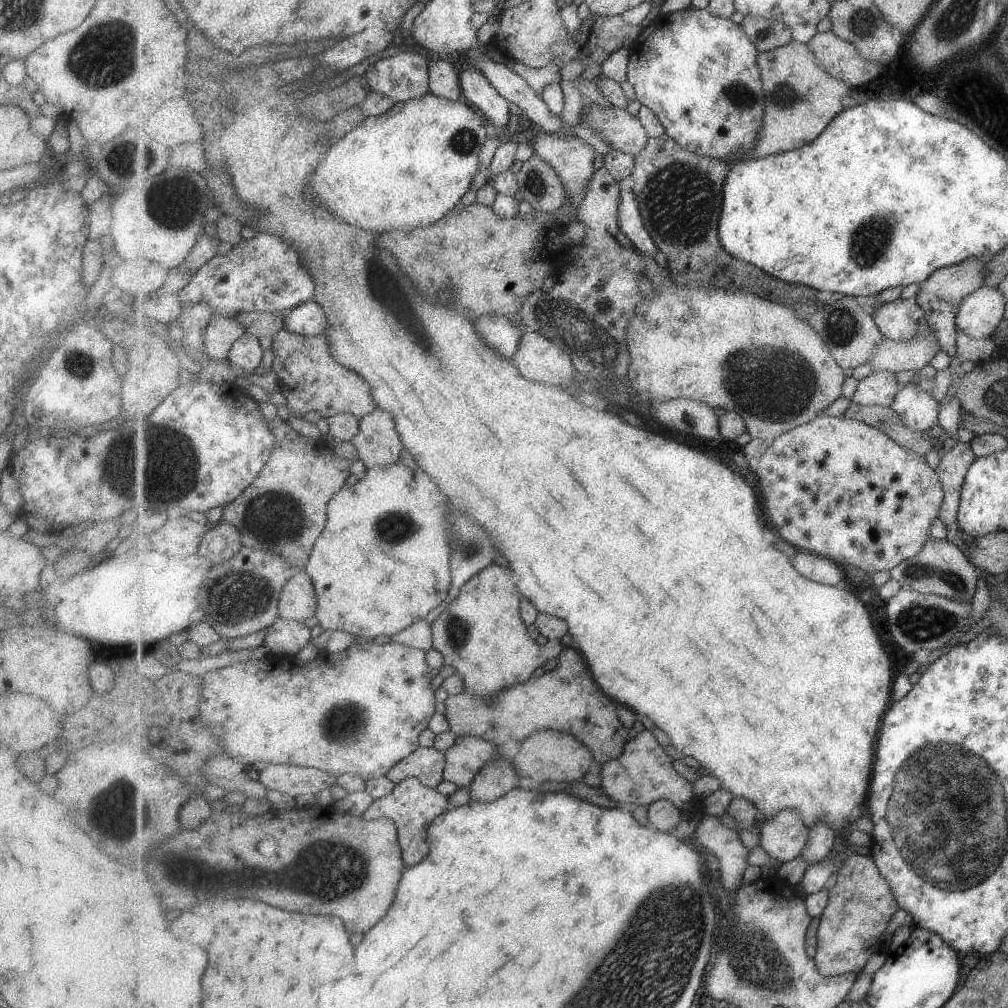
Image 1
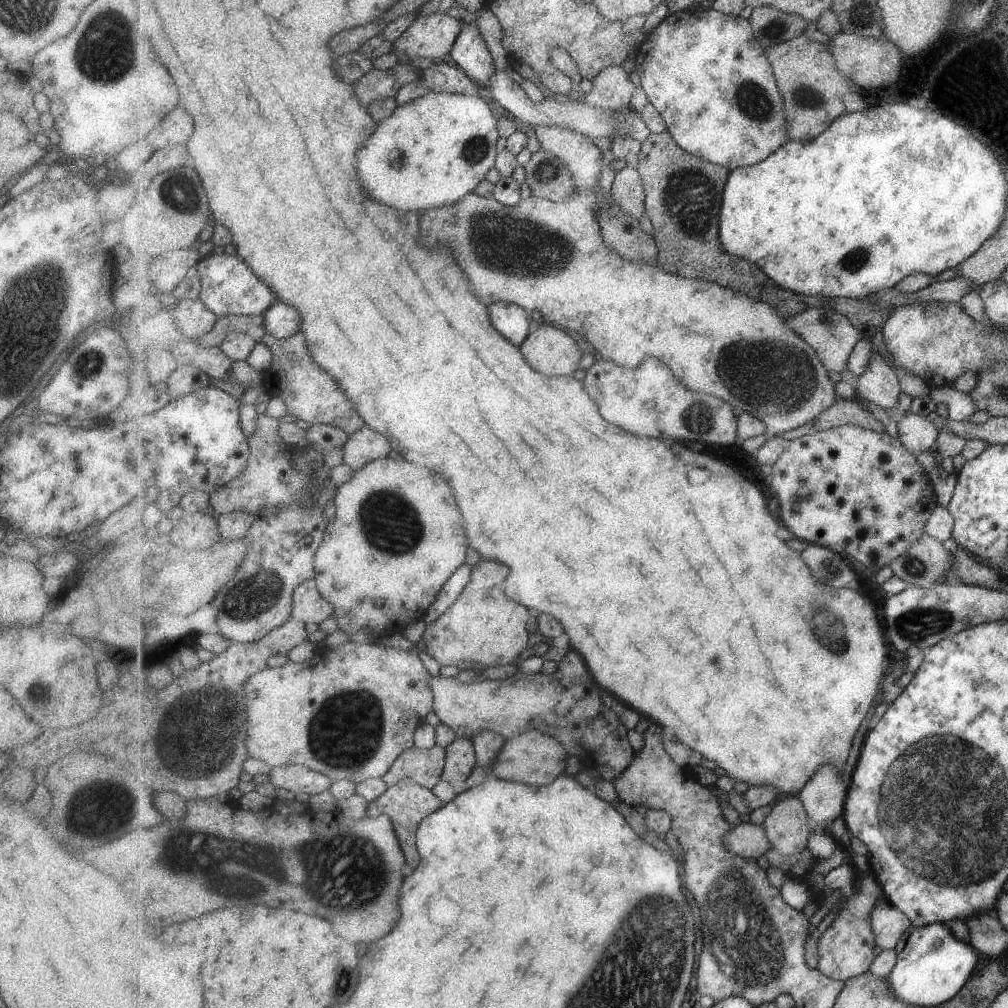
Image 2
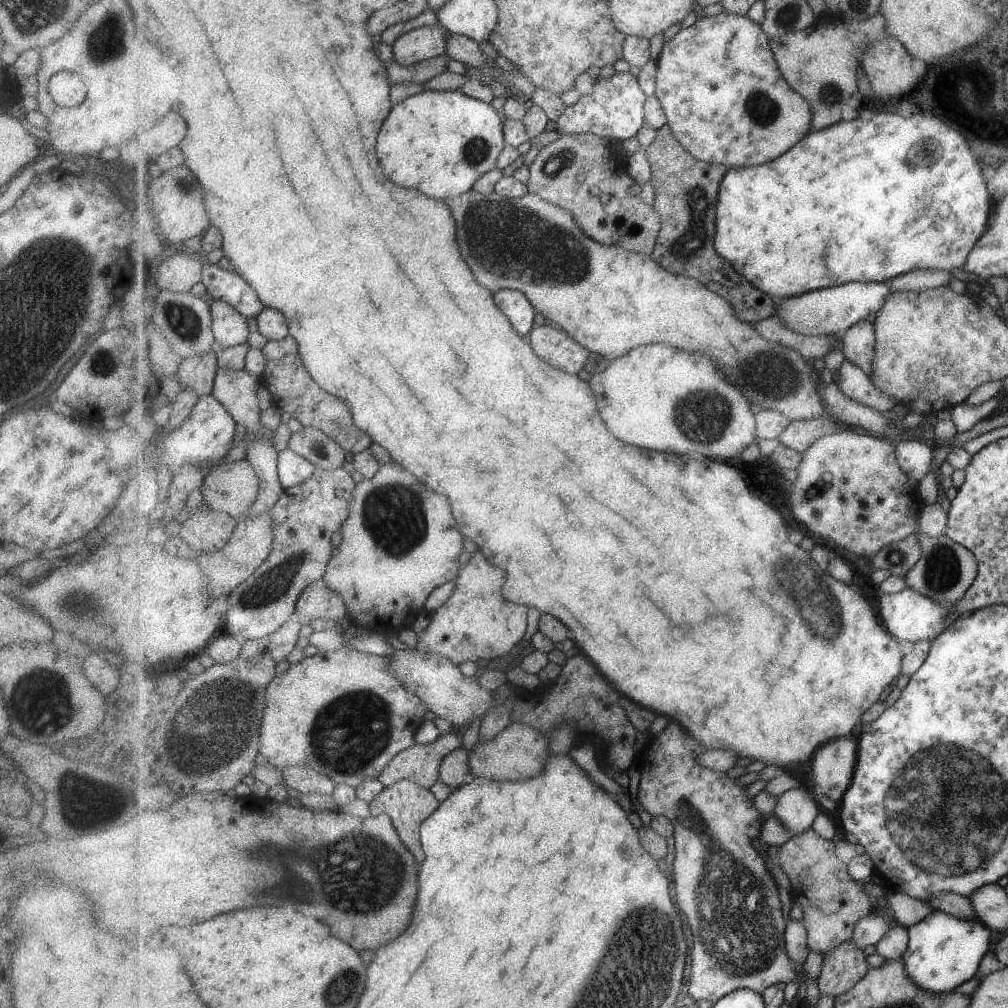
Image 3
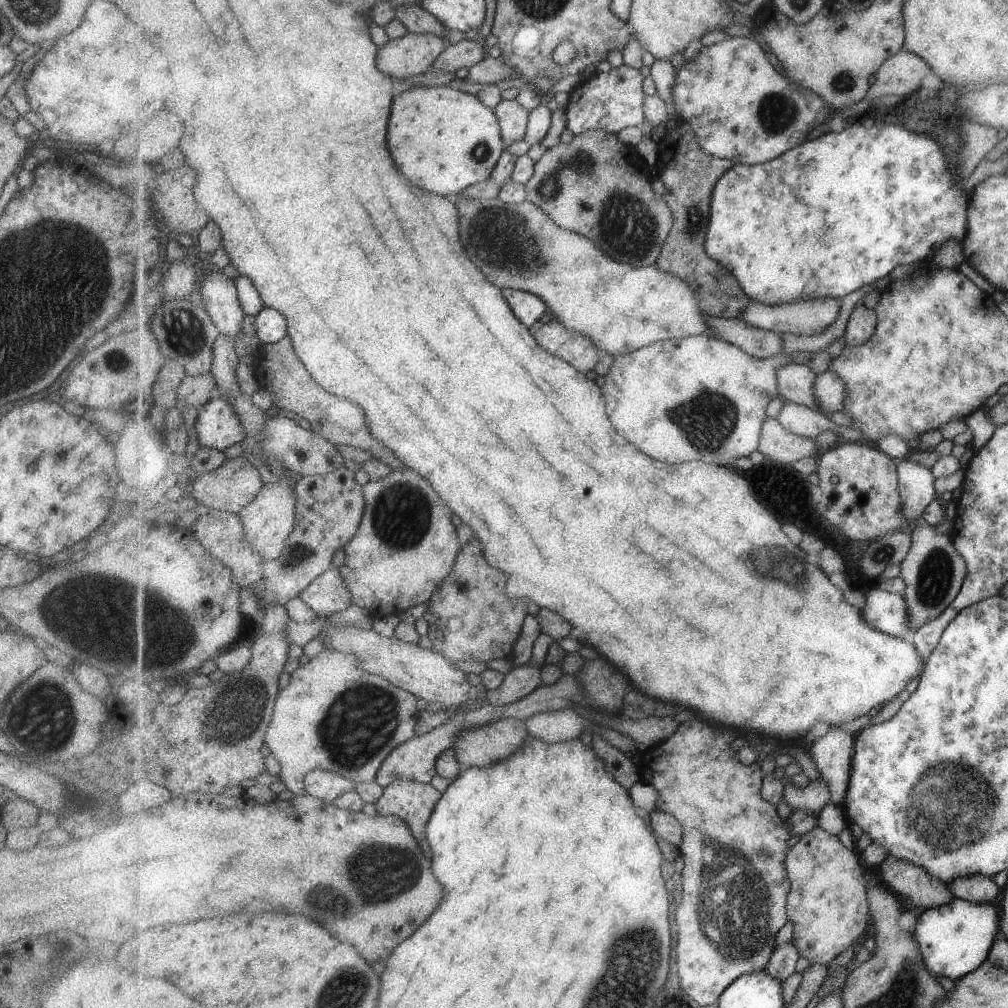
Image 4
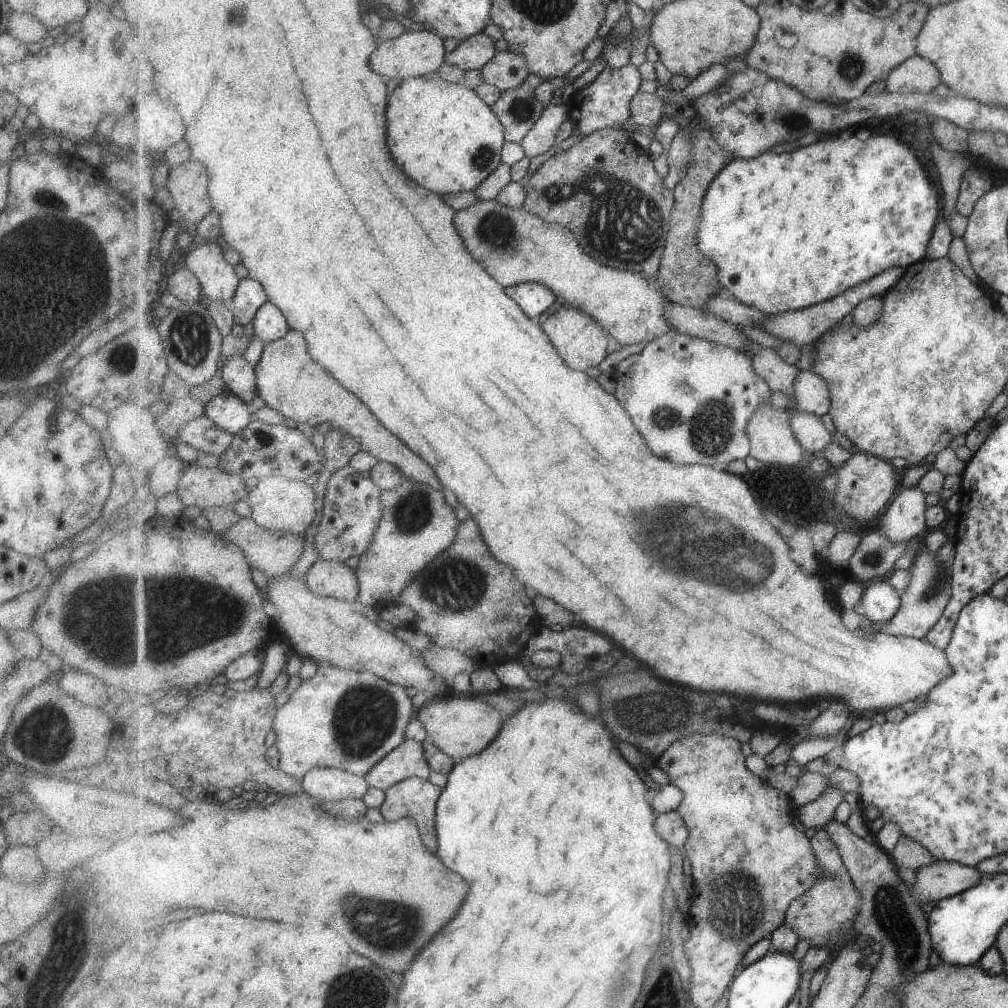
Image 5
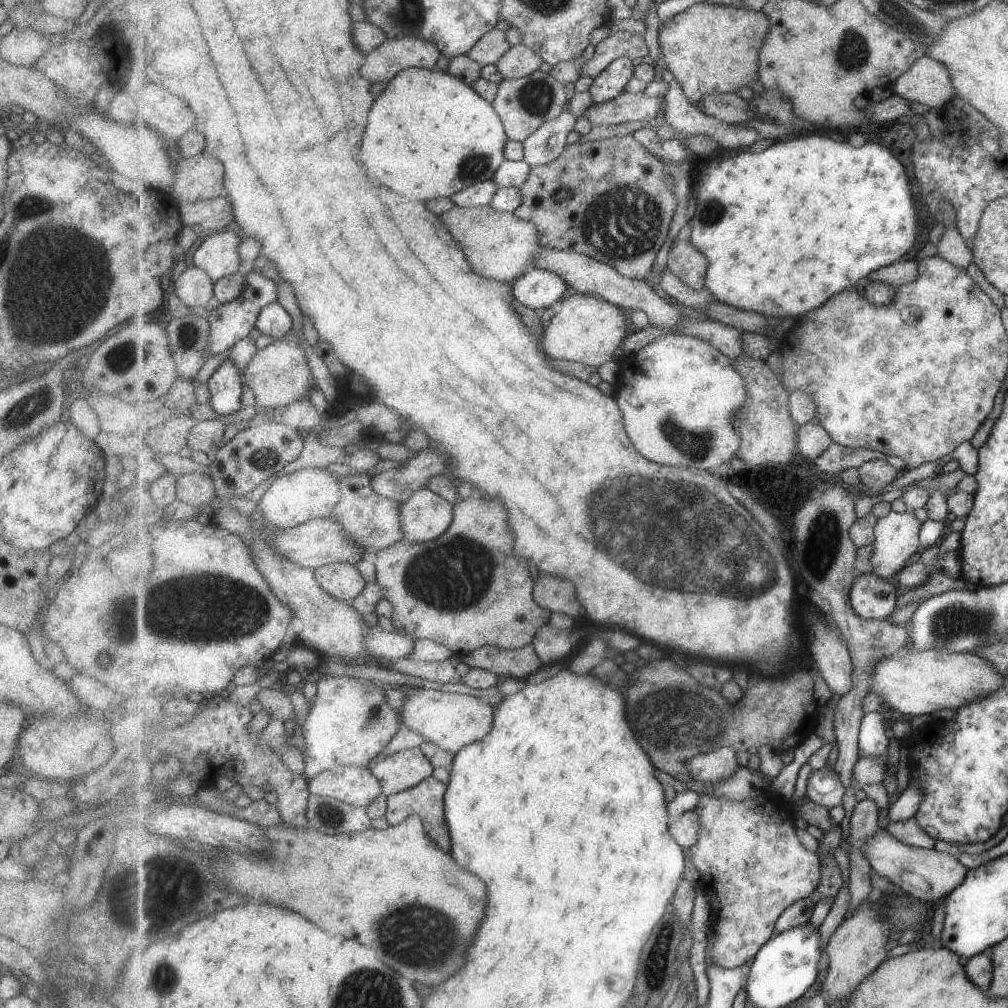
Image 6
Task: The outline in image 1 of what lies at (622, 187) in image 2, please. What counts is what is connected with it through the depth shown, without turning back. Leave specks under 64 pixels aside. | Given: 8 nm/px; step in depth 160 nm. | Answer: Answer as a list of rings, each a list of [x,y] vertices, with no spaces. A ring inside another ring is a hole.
[[[634,190],[620,192],[619,227],[643,255],[654,256],[660,250],[647,230]]]

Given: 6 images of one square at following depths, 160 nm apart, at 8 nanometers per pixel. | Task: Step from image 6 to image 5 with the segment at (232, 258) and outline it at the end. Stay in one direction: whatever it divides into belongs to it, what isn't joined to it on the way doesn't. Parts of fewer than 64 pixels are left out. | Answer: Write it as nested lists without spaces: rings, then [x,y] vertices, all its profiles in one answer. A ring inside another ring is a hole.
[[[221,241],[209,242],[188,252],[185,264],[203,288],[204,301],[232,303],[240,286],[235,266],[225,260],[226,246]]]

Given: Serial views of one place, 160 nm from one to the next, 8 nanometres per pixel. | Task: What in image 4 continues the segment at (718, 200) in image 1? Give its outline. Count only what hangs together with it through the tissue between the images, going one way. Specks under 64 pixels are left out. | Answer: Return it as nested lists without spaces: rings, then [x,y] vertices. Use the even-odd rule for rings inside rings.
[[[680,120],[679,126],[675,126],[673,132],[663,139],[662,157],[658,170],[660,180],[664,182],[667,192],[664,199],[674,210],[674,226],[671,227],[670,234],[662,248],[662,256],[658,260],[659,270],[671,273],[683,279],[700,297],[701,310],[707,315],[719,318],[740,318],[742,310],[749,301],[753,301],[743,290],[737,277],[720,262],[712,259],[706,251],[706,236],[711,220],[712,194],[718,180],[734,167],[734,162],[729,159],[714,157],[711,153],[705,152],[698,141],[698,136],[694,131],[694,126],[687,121]]]

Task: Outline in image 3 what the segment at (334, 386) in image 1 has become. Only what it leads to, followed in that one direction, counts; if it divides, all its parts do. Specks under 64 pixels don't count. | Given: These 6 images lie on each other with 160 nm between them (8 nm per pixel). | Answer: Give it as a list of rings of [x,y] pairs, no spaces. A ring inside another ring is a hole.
[[[293,336],[279,341],[268,341],[262,352],[267,358],[267,370],[262,379],[272,395],[273,405],[289,413],[291,418],[297,419],[304,427],[323,430],[348,452],[361,452],[374,443],[361,428],[358,428],[347,402],[323,390],[313,379]]]

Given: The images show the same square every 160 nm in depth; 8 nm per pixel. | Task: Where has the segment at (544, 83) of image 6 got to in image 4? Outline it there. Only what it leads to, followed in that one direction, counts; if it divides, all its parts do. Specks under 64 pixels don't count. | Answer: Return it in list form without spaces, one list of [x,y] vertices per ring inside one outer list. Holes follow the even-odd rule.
[[[516,98],[503,99],[494,109],[499,116],[503,142],[506,146],[525,140],[531,111],[519,104]]]

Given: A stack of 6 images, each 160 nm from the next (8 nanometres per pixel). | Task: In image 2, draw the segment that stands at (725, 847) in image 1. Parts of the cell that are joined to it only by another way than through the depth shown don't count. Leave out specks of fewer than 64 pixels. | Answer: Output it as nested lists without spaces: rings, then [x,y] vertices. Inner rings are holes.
[[[737,824],[731,832],[727,832],[727,836],[723,838],[723,844],[729,848],[731,854],[737,854],[755,862],[771,849],[765,826],[762,824]]]

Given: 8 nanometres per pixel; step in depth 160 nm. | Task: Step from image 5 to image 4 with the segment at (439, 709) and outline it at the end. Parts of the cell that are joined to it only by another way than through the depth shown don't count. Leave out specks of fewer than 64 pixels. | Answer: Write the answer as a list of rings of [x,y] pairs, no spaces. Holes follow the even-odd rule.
[[[503,717],[488,725],[481,725],[470,731],[463,731],[453,743],[460,767],[463,772],[471,767],[486,767],[495,762],[505,760],[517,752],[529,739],[528,728],[525,721],[514,717]]]

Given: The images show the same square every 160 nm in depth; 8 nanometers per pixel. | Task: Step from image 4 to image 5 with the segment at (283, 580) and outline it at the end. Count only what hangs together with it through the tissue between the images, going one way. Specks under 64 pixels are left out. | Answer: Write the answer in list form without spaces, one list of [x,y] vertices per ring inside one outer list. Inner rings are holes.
[[[350,466],[335,471],[328,481],[324,496],[324,513],[314,537],[314,548],[321,562],[345,562],[352,556],[361,556],[369,550],[369,544],[383,518],[381,490],[369,478],[363,478]]]

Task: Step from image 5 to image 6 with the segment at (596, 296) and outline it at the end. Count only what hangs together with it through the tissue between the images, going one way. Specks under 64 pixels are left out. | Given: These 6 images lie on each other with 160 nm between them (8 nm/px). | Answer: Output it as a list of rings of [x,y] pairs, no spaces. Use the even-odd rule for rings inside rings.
[[[490,204],[470,209],[453,206],[441,213],[440,218],[441,222],[444,222],[452,232],[463,252],[467,254],[467,260],[475,268],[475,272],[479,272],[481,276],[488,279],[513,284],[517,277],[535,267],[533,259],[536,260],[536,254],[540,251],[540,248],[545,247],[540,242],[540,234],[538,228],[535,228],[534,222],[519,218],[515,213],[495,210]]]

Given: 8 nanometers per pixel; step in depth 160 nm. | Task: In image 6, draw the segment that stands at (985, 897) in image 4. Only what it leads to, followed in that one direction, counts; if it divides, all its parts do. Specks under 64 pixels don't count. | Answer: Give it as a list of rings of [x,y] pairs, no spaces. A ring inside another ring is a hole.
[[[885,825],[862,848],[875,874],[887,877],[903,891],[923,902],[933,902],[949,894],[962,880],[967,868],[956,858],[935,849],[919,848],[895,838]]]

